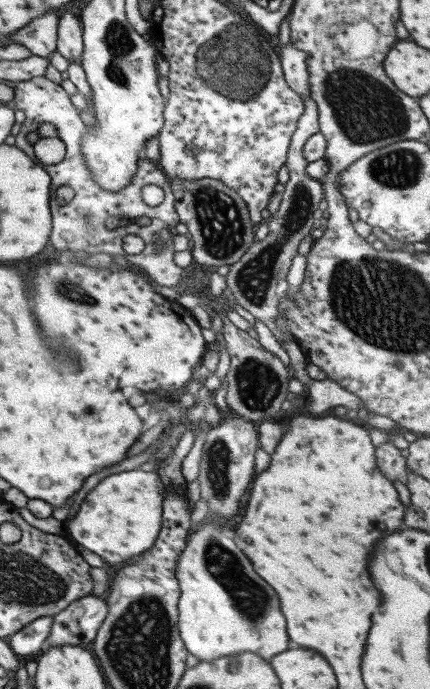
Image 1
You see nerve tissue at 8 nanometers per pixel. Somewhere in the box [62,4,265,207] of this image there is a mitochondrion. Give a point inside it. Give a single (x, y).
(119, 44)

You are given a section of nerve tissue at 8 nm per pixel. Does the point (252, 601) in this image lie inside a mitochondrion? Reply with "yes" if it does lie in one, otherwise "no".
yes

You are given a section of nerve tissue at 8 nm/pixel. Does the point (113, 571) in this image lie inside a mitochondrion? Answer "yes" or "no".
no

